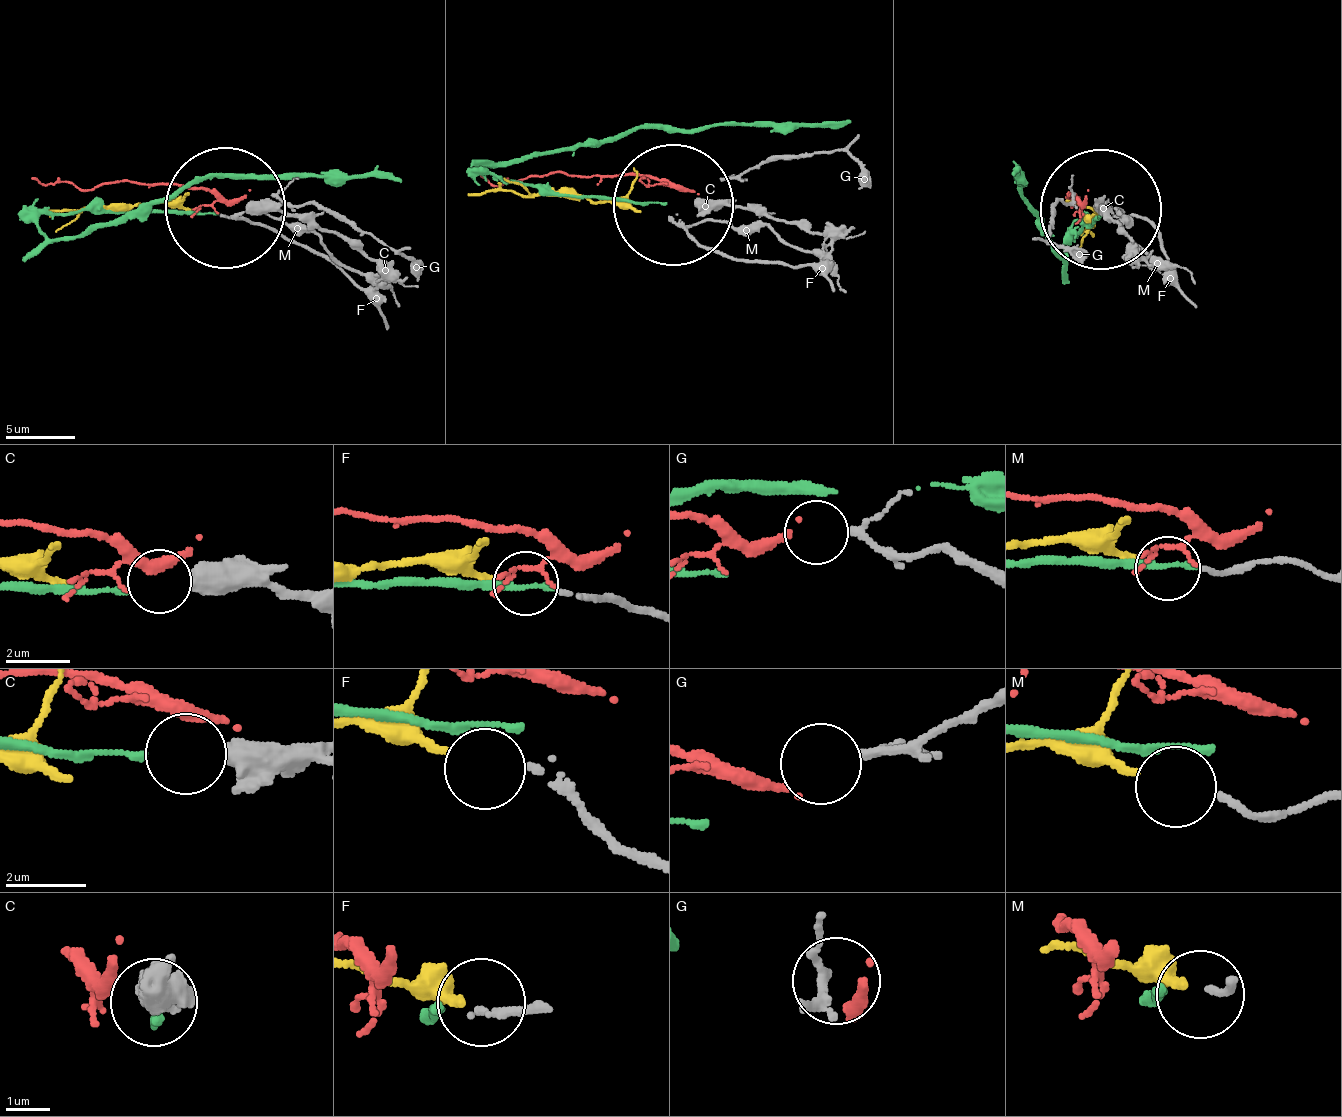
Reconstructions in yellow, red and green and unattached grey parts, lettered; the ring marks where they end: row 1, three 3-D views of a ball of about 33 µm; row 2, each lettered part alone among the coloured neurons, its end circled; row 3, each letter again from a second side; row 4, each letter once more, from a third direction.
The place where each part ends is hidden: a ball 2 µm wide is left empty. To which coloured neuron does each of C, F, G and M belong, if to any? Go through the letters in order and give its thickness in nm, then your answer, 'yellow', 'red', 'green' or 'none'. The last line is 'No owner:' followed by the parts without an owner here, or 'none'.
C: 700 nm | green
F: 140 nm | none
G: 160 nm | red
M: 150 nm | yellow
No owner: F

